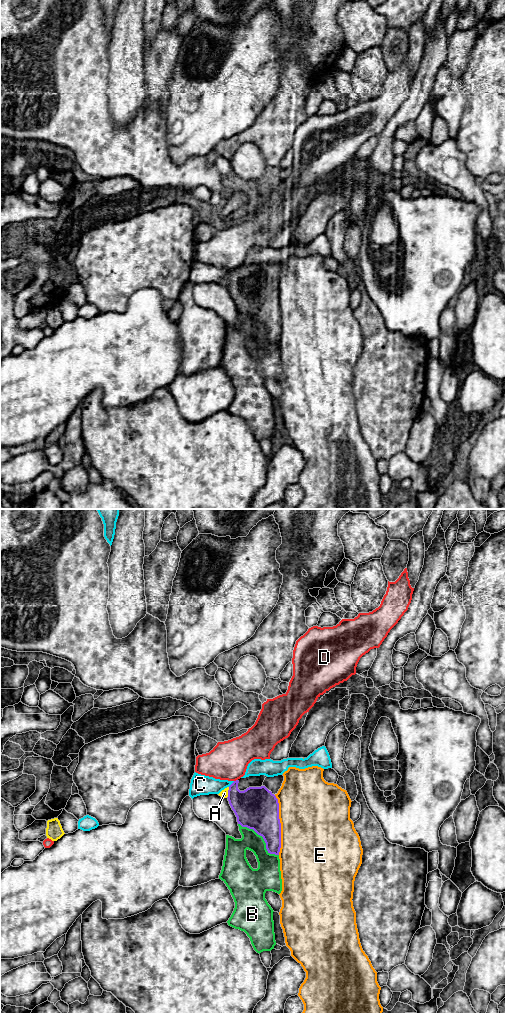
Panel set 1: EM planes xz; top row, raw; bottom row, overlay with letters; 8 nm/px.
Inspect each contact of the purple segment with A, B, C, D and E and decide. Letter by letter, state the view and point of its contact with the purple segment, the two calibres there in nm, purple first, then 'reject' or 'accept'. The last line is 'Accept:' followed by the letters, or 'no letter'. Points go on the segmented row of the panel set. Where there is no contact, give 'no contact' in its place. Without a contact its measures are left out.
A: meets purple in xz at (228, 792); 320 nm thick on the purple side, 60 nm on the other; accept
B: meets purple in xz at (262, 836); 340 nm thick on the purple side, 180 nm on the other; reject
C: meets purple in xz at (232, 783); 300 nm thick on the purple side, 160 nm on the other; reject
D: meets purple in xz at (236, 780); 300 nm thick on the purple side, 320 nm on the other; reject
E: meets purple in xz at (280, 825); 340 nm thick on the purple side, 500 nm on the other; reject
Accept: A

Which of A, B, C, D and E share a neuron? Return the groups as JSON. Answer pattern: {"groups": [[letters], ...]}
{"groups": [["A"], ["B"], ["C"], ["D"], ["E"]]}

